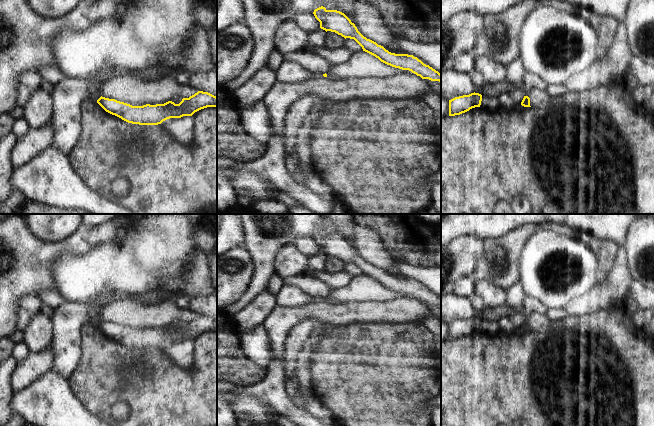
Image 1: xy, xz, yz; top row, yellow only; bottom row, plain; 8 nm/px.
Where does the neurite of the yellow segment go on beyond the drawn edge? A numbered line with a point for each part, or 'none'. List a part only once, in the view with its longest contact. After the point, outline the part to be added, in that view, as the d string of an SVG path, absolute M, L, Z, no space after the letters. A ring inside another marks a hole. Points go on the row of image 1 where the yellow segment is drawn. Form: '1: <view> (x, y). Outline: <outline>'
none.

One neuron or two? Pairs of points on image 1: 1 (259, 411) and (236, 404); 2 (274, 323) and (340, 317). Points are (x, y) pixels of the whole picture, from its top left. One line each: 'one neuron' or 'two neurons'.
1: one neuron
2: one neuron

